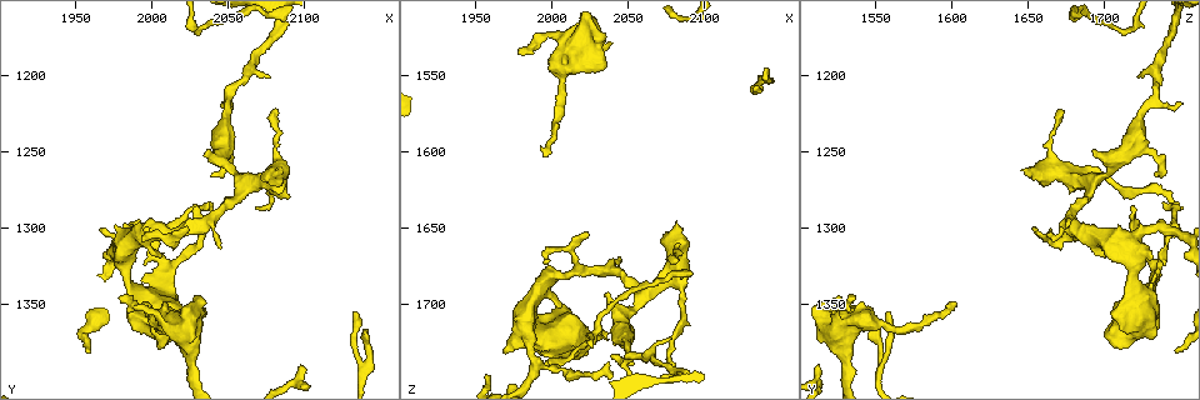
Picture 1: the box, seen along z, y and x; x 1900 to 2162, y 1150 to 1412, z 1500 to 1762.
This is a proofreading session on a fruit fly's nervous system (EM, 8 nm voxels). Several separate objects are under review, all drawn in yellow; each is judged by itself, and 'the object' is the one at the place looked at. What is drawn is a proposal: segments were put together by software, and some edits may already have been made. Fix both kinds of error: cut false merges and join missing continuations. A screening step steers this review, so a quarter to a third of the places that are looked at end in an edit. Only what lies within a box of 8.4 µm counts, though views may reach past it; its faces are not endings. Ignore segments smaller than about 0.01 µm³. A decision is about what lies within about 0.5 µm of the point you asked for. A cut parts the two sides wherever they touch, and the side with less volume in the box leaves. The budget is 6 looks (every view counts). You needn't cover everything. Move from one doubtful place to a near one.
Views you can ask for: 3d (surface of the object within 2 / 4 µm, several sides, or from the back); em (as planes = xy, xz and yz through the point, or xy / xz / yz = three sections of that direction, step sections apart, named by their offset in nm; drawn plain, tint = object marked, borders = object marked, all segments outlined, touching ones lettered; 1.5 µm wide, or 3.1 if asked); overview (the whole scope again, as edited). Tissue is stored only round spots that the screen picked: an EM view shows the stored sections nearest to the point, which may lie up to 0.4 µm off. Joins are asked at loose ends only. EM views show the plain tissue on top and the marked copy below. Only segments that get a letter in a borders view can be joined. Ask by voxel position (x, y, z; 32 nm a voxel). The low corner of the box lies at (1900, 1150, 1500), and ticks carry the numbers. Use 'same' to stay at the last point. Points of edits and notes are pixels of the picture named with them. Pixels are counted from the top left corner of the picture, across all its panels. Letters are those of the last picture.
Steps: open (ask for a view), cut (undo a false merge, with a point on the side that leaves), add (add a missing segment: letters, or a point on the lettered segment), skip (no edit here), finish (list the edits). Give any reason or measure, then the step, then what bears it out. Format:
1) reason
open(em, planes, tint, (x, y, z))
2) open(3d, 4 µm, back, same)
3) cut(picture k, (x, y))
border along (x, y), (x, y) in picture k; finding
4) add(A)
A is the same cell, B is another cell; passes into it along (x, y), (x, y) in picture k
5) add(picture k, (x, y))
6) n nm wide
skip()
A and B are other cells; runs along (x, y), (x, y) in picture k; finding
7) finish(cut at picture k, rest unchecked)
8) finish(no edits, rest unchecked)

tapers out
open(3d, 2 µm, (2046, 1312, 1672))

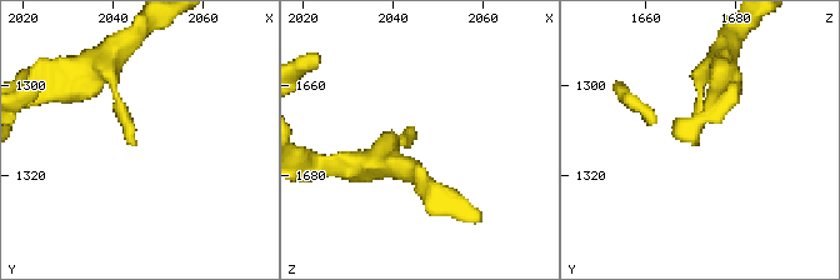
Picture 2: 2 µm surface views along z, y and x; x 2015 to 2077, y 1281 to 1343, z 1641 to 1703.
shape alone is not enough
open(em, planes, borders, (2045, 1313, 1670))

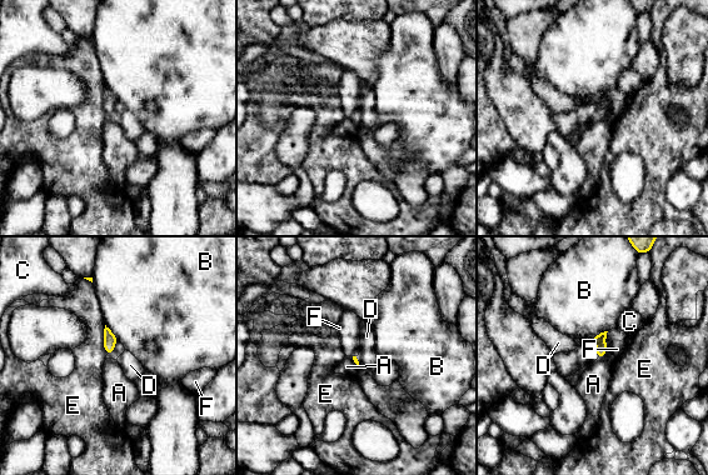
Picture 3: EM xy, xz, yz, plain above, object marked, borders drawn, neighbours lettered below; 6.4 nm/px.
skip()
A, B, C, D, E and F are other cells; border along (118, 341), (114, 350), (106, 355) in picture 3; no lettered segment goes on from it

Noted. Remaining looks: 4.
branch stops here
open(3d, 4 µm, (2082, 1262, 1648))

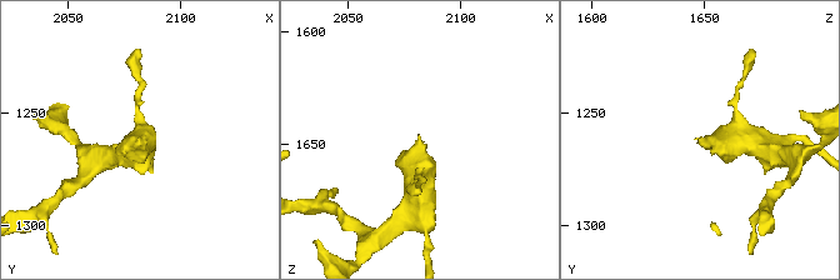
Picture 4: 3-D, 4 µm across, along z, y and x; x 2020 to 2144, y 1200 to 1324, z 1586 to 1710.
open(em, yz, step 4, borders, (2082, 1261, 1647))

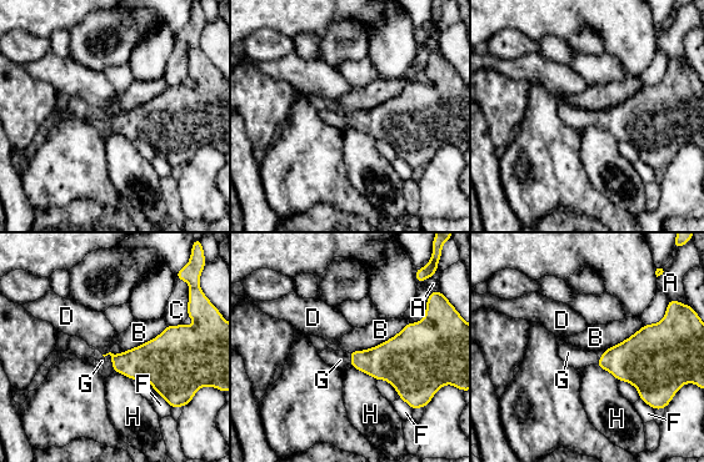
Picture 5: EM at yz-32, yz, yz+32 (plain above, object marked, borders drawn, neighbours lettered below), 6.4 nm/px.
B touches over 440 nm
add(G)
G is the same cell, A, B, C, D, F and H are other cells; the neuron continues

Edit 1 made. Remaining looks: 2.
open(em, planes, borders, (2030, 1170, 1720))

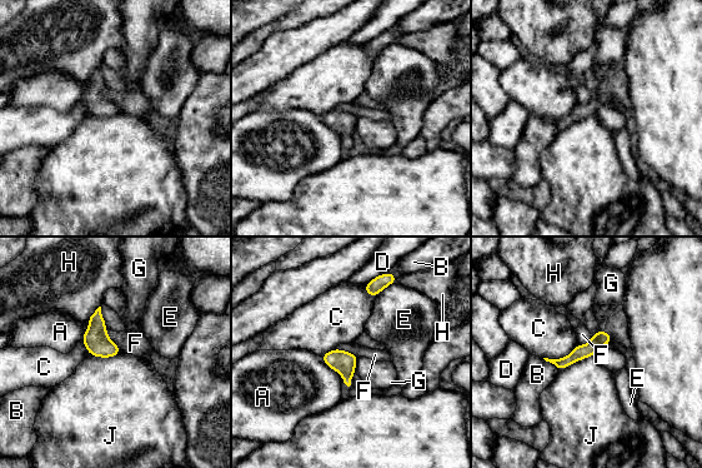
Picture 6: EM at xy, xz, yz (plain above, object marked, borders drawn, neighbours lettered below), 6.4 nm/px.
skip()
A, B, C, D, E, F, G, H and J are other cells; runs along (607, 338), (556, 362) in picture 6; continuous, no second neuron

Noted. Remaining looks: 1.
finish(add at picture 5, rest unchecked)

